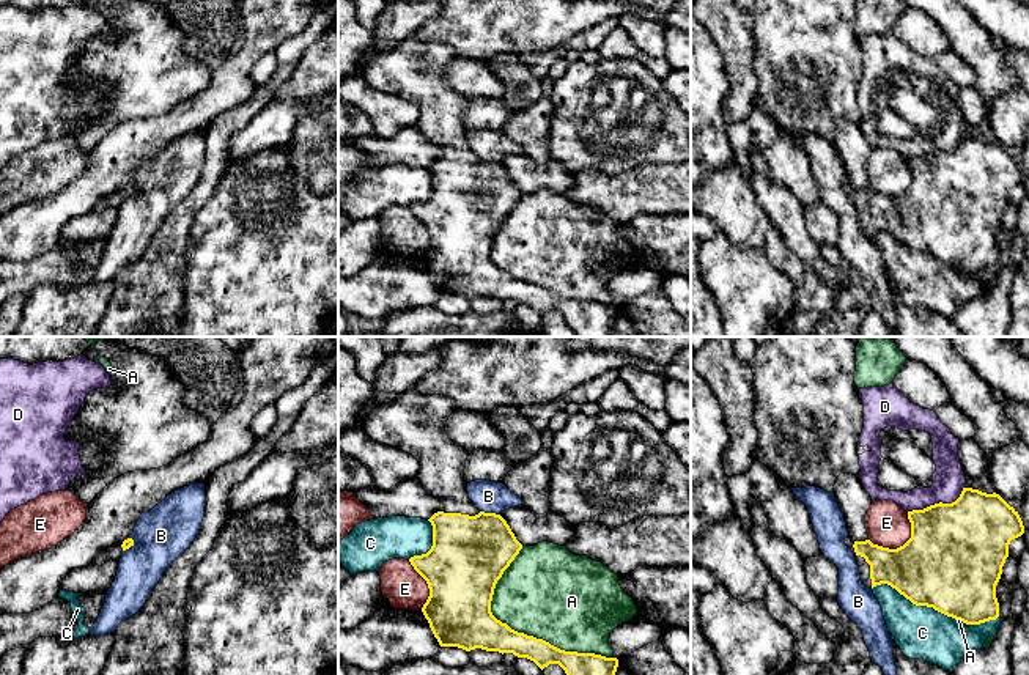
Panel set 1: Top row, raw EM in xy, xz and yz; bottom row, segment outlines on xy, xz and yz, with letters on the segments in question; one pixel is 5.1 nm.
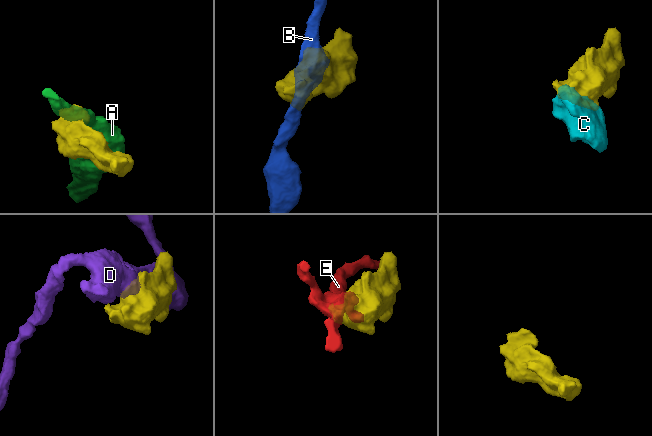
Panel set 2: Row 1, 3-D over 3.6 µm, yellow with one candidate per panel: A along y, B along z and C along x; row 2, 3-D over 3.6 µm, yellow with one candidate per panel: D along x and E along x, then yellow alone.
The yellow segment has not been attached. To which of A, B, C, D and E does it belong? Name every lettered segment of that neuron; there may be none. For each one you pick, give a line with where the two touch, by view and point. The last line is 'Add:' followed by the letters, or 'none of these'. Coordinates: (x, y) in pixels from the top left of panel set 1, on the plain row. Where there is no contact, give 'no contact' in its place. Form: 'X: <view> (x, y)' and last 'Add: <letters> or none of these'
Add: none of these

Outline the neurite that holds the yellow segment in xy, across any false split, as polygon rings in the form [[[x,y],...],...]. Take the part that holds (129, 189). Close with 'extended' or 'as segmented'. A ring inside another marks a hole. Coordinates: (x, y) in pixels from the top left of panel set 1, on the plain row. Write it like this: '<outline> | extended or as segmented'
[[[127,186],[104,197],[87,214],[80,214],[66,222],[61,238],[74,241],[87,241],[94,238],[107,239],[115,228],[121,201],[134,194],[134,187]]] | extended

